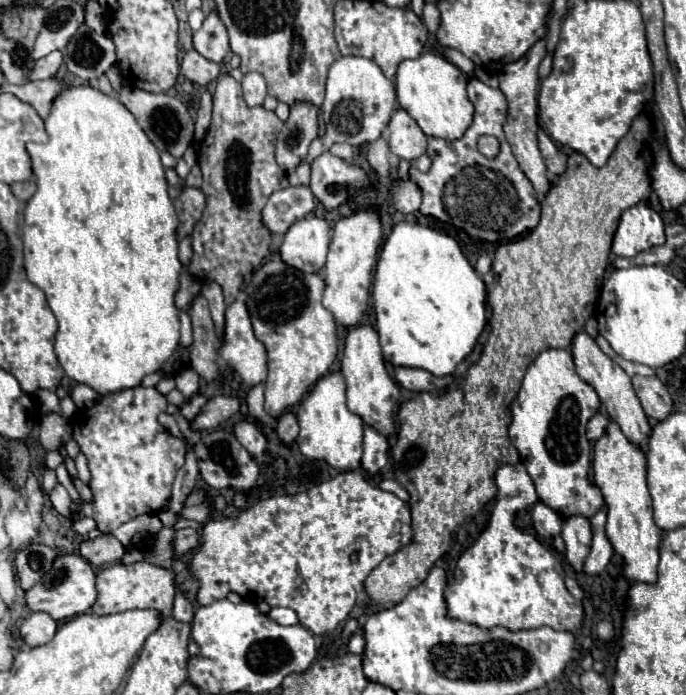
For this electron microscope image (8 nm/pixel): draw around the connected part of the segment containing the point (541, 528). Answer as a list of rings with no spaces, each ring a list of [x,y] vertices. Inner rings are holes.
[[[536,503],[534,509],[532,509],[532,521],[534,521],[534,529],[536,529],[536,533],[540,537],[556,537],[556,535],[560,535],[562,519],[548,505]]]

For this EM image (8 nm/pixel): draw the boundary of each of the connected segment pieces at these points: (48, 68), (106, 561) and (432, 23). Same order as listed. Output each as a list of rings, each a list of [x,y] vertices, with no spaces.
[[[52,51],[50,55],[42,57],[36,61],[36,65],[32,67],[32,71],[28,71],[28,79],[30,81],[42,81],[42,79],[50,79],[56,75],[58,67],[62,65],[64,57],[60,51]]]
[[[102,535],[96,539],[86,539],[80,543],[80,555],[94,567],[100,565],[110,565],[120,561],[120,557],[124,555],[124,547],[120,545],[120,541],[112,535]]]
[[[434,3],[424,5],[424,25],[426,25],[428,33],[436,37],[436,29],[440,25],[440,11],[438,11],[438,7]]]

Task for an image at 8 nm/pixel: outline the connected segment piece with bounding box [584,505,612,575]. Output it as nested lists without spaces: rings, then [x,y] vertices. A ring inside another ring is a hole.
[[[602,505],[602,509],[590,519],[592,521],[592,529],[594,529],[594,539],[592,539],[590,553],[588,553],[586,561],[584,561],[584,573],[586,575],[598,575],[610,563],[612,545],[610,545],[606,533],[604,533],[606,517],[608,517],[608,509],[606,509],[606,505]]]

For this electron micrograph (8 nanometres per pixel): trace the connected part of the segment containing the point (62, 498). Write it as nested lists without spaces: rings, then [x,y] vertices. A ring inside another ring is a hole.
[[[58,483],[48,495],[50,495],[50,501],[52,501],[54,509],[56,509],[60,515],[70,517],[70,495],[68,495],[68,491]]]

